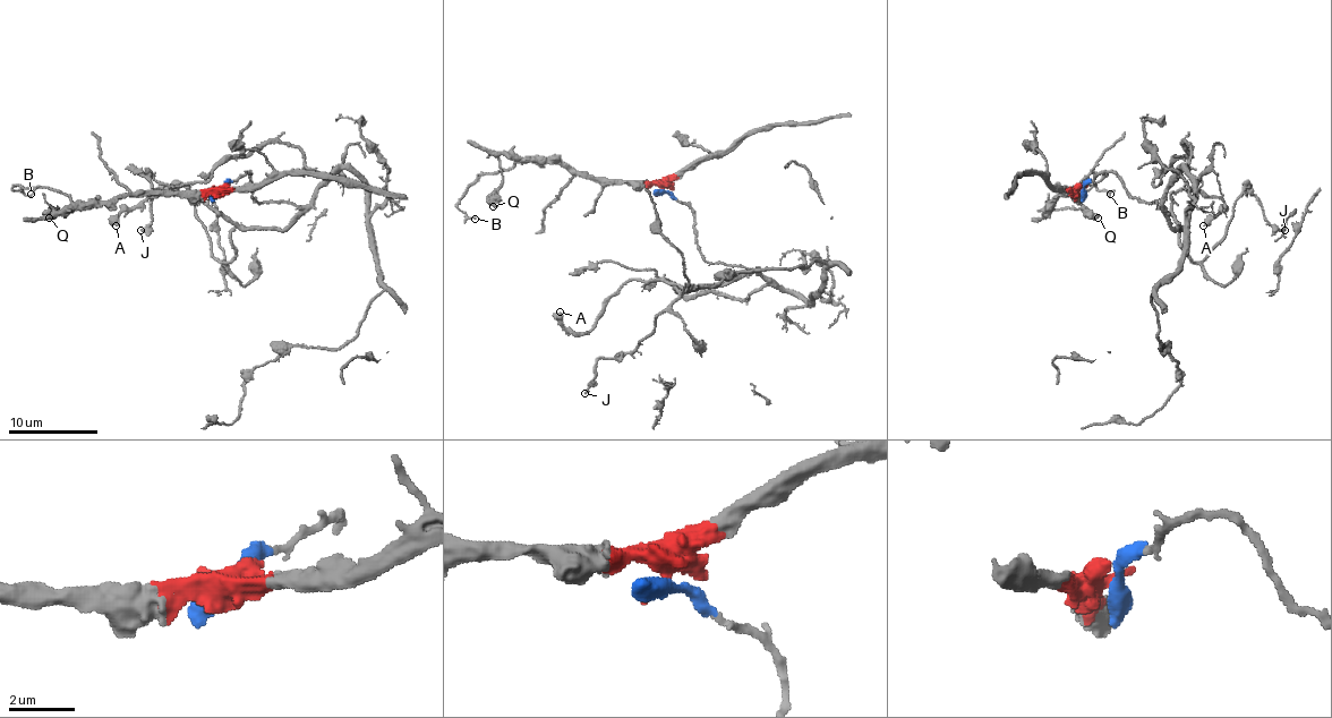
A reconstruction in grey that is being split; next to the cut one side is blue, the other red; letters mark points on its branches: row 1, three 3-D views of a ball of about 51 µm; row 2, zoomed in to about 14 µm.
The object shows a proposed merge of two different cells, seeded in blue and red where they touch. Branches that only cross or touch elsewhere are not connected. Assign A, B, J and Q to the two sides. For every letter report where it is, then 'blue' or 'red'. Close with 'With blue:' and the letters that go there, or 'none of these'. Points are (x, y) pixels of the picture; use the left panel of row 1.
A: place (116, 225); blue
B: place (31, 194); red
J: place (141, 230); blue
Q: place (49, 218); red
With blue: A, J

